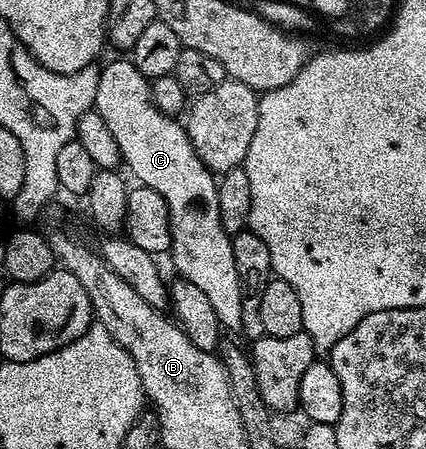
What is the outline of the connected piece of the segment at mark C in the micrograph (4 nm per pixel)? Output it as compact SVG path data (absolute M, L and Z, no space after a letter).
M129 59L111 61L99 69L93 109L101 115L101 119L105 119L105 127L113 131L122 164L131 168L136 182L157 191L157 195L165 199L171 228L169 258L171 257L176 271L179 272L176 274L182 280L194 283L208 297L209 304L213 306L213 311L217 311L217 319L224 330L242 330L241 307L245 294L233 259L232 234L227 233L225 227L221 227L221 211L217 208L217 177L205 167L205 163L201 163L197 151L193 151L193 143L187 138L186 128L176 118L165 115L156 107L151 98L151 81L143 77Z

